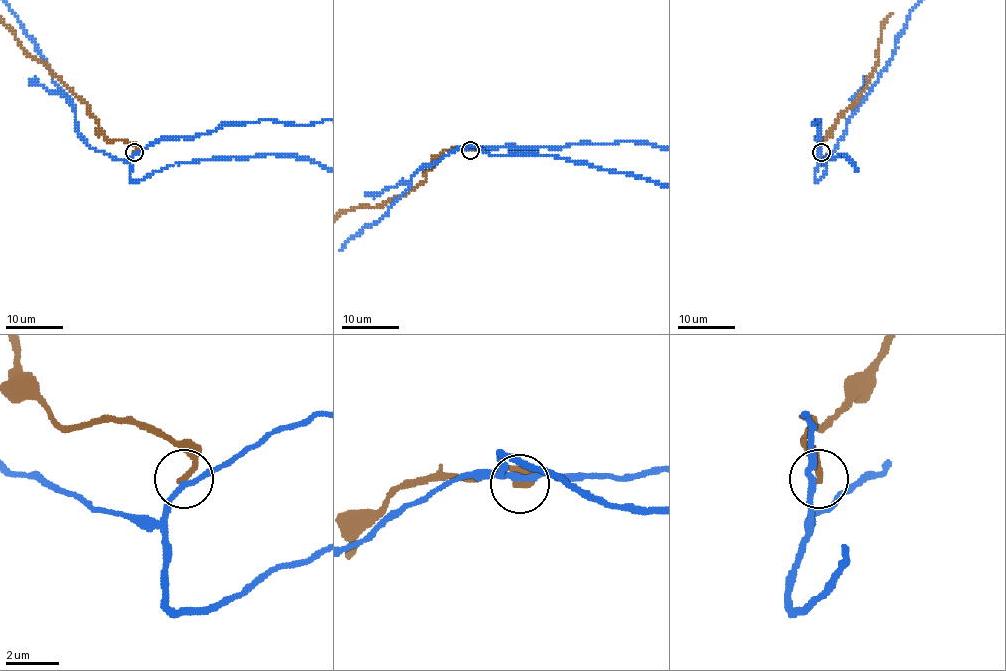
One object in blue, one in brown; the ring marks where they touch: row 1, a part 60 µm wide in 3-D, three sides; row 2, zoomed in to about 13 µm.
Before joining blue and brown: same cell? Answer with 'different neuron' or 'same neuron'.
different neuron

